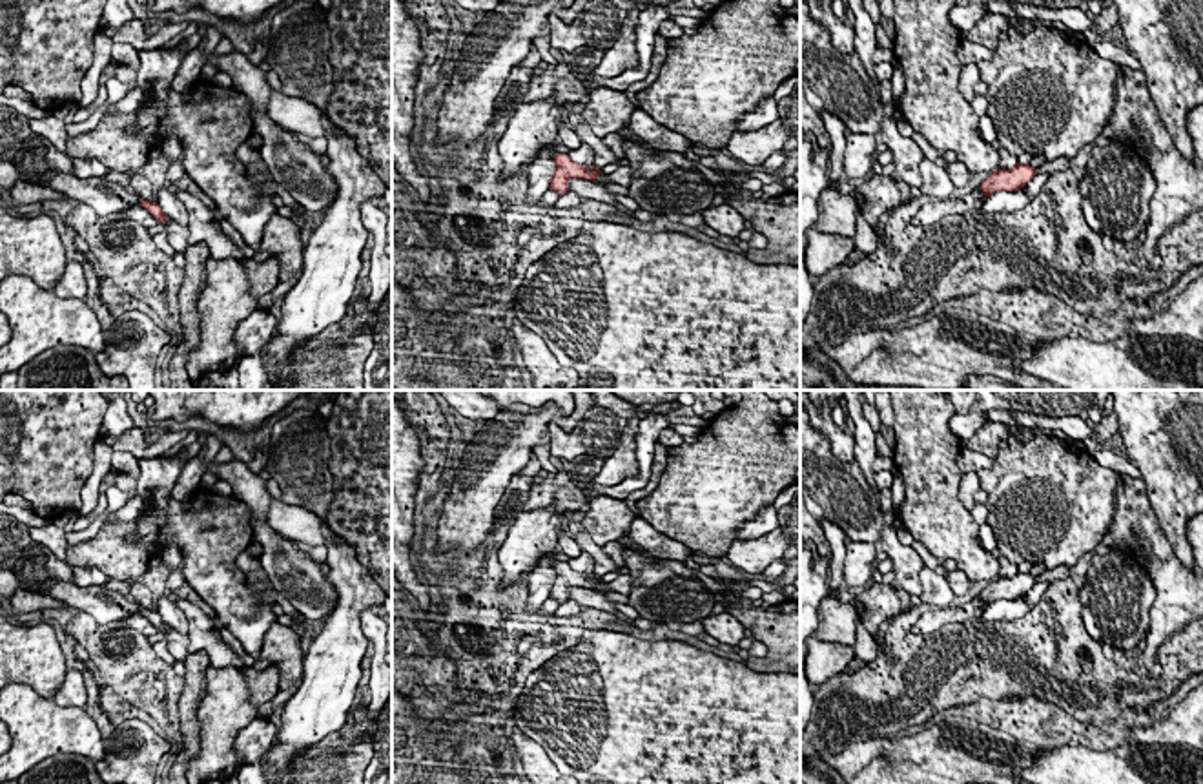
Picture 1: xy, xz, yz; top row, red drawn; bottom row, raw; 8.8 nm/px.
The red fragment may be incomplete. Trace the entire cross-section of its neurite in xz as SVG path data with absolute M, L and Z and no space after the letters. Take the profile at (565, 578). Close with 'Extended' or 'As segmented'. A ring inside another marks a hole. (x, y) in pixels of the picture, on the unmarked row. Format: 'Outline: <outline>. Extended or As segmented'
Outline: M556 562L554 571L556 571L556 580L552 583L549 598L554 598L558 603L569 600L571 587L585 587L598 591L598 585L603 583L594 573L592 573L594 580L591 582L589 580L591 574L576 573L571 569L569 563L563 562Z. As segmented

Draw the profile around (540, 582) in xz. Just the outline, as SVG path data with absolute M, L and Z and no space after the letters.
M556 549L552 554L543 556L536 569L529 574L527 582L527 607L529 613L538 611L543 602L550 596L552 583L556 580L556 571L554 565L558 562L558 551Z

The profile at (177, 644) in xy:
M168 627L164 631L164 638L168 642L168 651L173 655L173 658L184 664L186 656L190 655L190 651L188 651L190 636L180 634L173 627Z

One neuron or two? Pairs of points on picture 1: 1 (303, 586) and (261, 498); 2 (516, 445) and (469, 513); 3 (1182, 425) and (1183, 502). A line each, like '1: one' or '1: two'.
1: one
2: one
3: one

